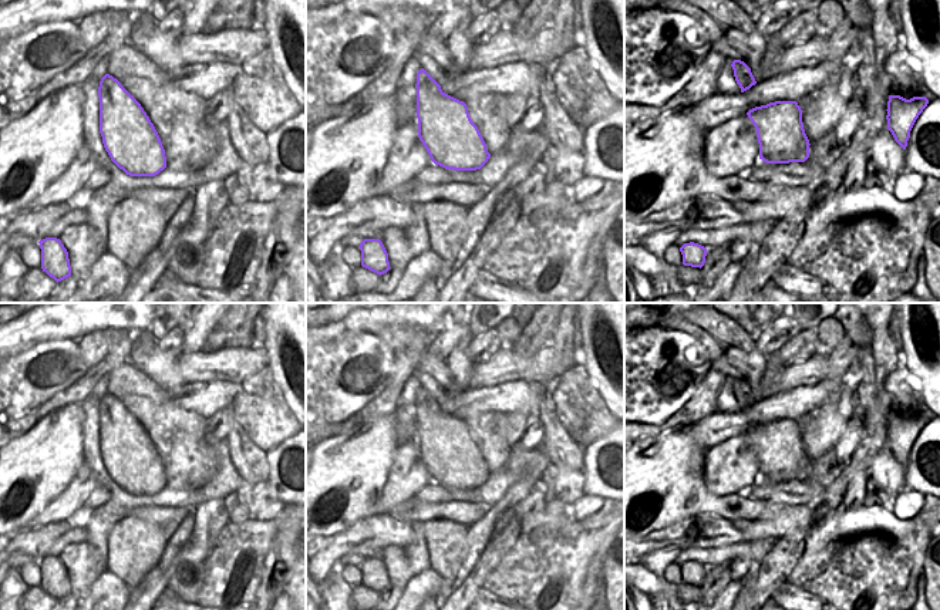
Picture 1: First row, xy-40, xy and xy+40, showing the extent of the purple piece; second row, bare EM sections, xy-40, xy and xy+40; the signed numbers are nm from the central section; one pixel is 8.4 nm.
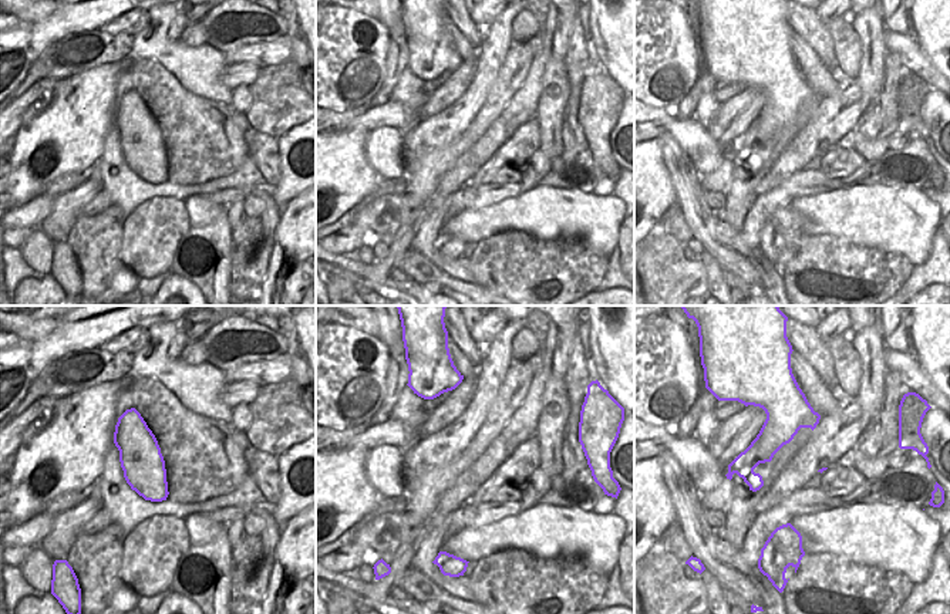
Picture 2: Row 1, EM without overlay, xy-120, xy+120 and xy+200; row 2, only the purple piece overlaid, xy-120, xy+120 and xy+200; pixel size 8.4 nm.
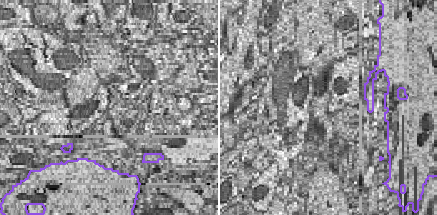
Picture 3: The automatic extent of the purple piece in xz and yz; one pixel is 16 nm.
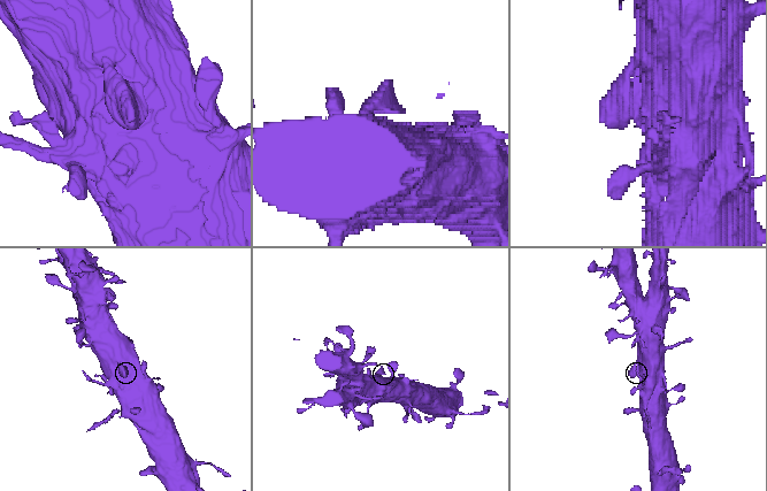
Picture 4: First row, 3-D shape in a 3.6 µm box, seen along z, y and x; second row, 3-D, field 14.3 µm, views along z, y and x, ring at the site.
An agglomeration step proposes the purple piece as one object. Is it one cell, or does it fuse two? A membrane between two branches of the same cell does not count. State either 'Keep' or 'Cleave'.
Keep

